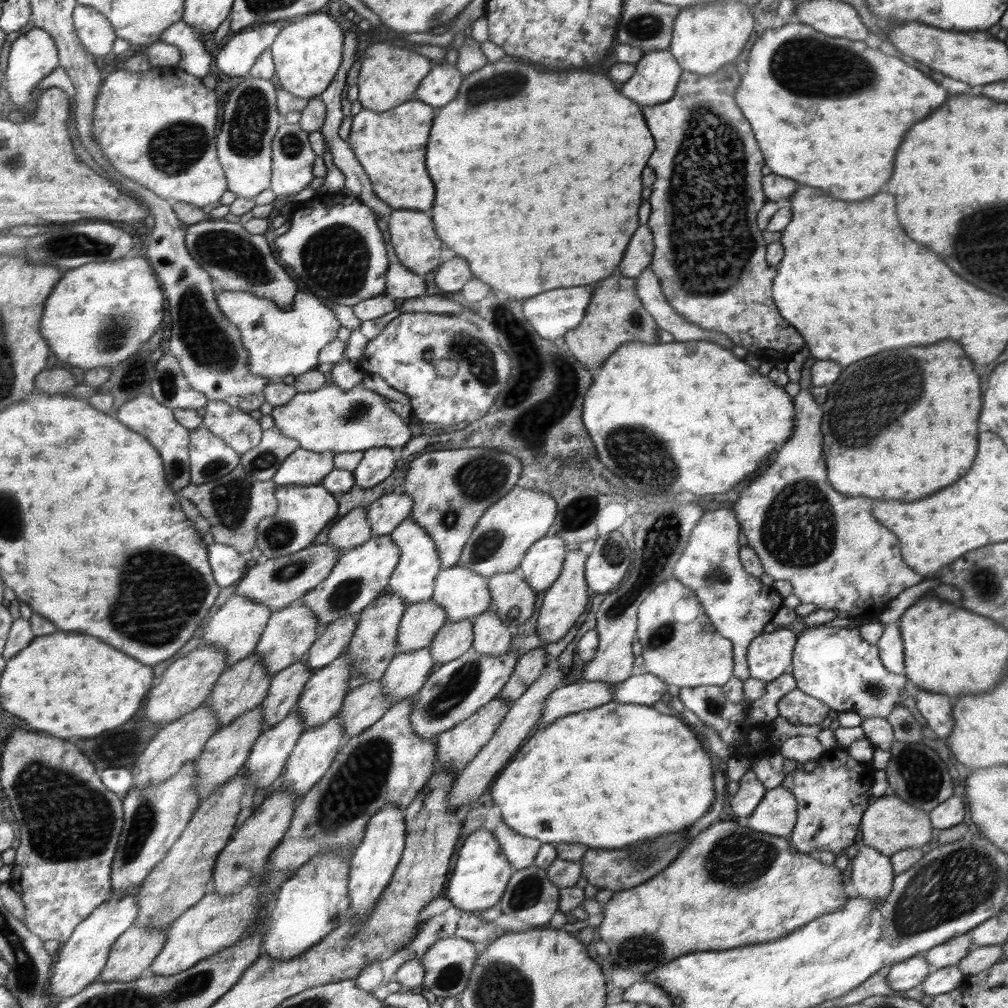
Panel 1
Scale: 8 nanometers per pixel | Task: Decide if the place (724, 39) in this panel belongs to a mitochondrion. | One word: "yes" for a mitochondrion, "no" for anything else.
no

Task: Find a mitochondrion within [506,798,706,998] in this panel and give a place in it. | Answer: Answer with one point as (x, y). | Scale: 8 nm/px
(641, 859)

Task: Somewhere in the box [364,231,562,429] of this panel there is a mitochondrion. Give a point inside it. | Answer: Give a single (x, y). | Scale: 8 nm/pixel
(481, 362)

